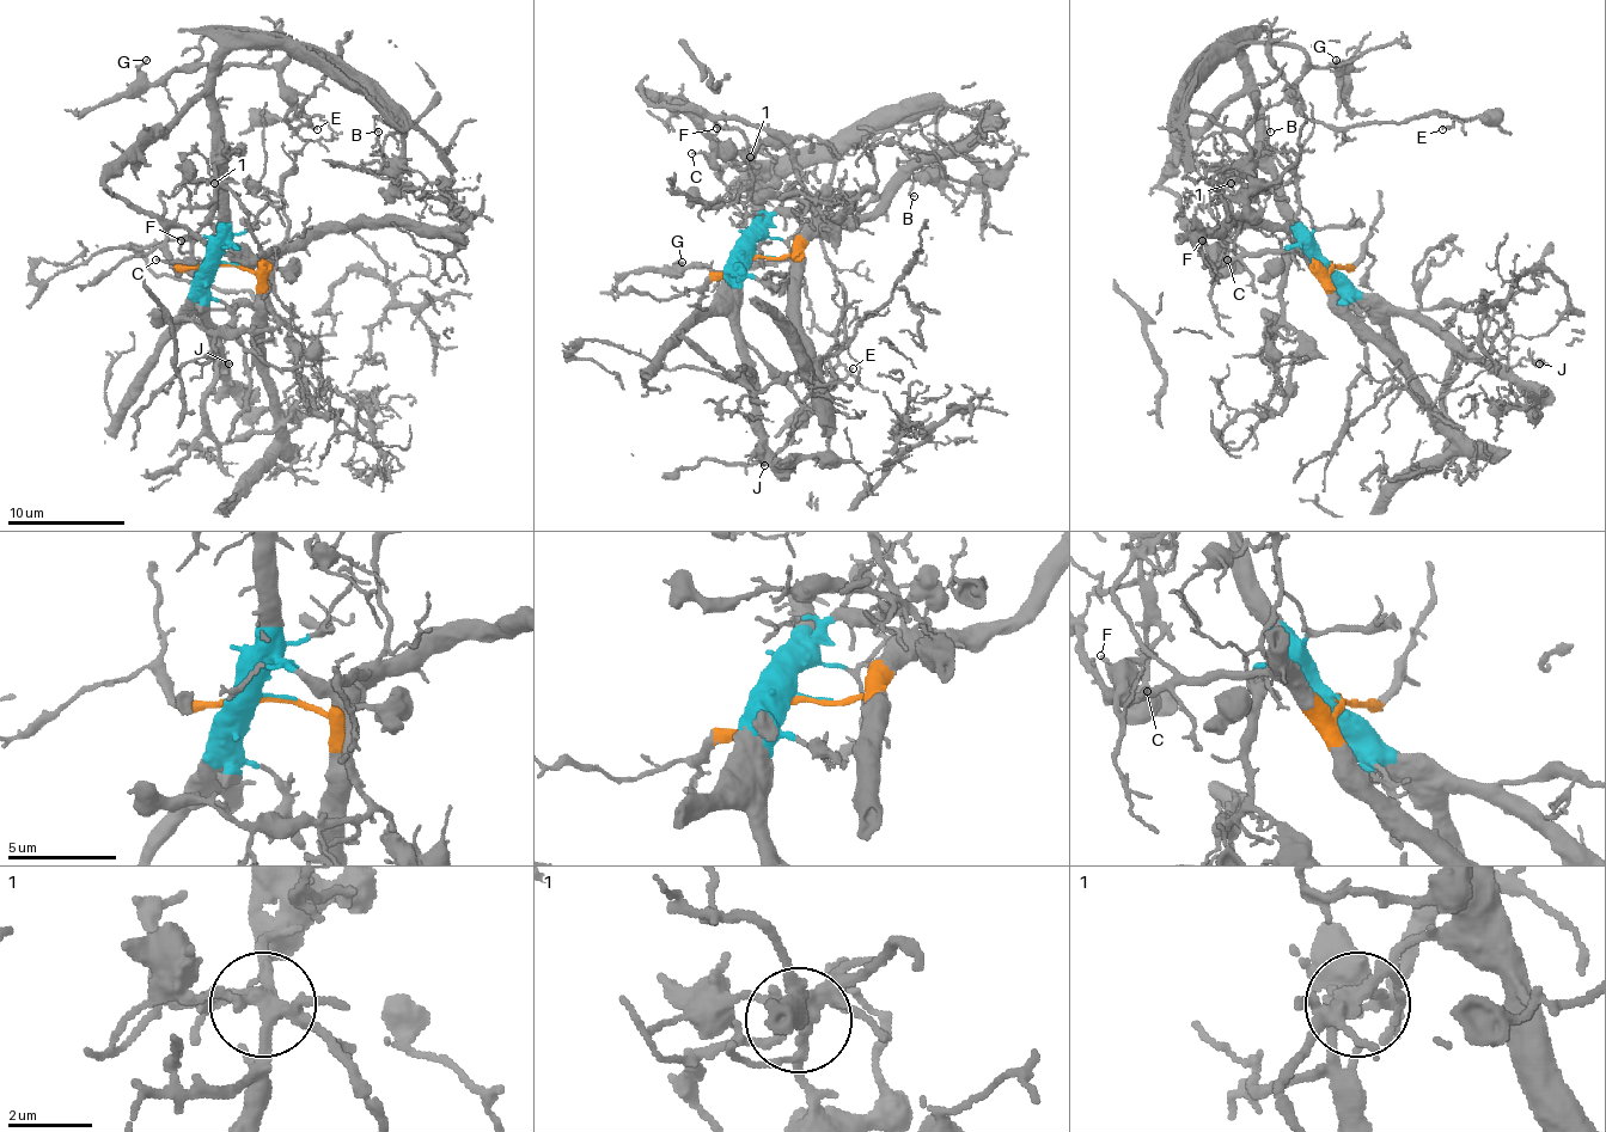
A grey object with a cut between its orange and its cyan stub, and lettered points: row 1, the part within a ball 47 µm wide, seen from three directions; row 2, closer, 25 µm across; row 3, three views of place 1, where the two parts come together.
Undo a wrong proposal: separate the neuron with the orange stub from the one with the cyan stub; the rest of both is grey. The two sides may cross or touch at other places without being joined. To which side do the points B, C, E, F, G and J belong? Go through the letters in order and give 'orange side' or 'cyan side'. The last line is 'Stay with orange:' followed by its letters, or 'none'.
B: cyan side
C: cyan side
E: cyan side
F: cyan side
G: cyan side
J: cyan side
Stay with orange: none

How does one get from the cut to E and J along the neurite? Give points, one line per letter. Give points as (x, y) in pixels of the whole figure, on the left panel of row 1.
E: (223, 262), (214, 67), (240, 47), (297, 44), (285, 44), (288, 121), (309, 117), (297, 115), (317, 129)
J: (223, 262), (214, 265), (206, 288), (202, 314), (214, 326), (214, 350), (226, 365), (223, 359), (229, 362)

